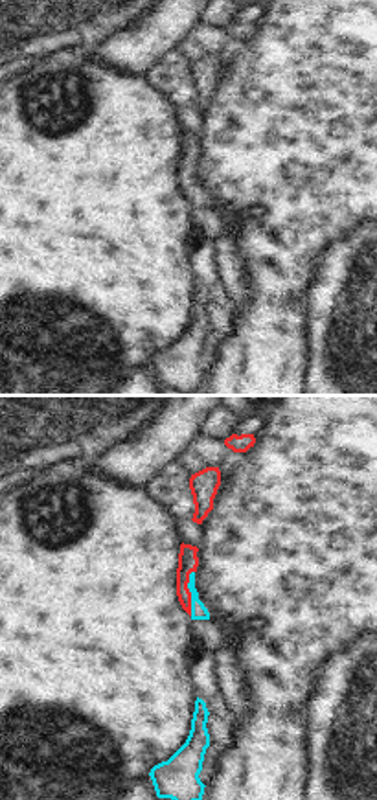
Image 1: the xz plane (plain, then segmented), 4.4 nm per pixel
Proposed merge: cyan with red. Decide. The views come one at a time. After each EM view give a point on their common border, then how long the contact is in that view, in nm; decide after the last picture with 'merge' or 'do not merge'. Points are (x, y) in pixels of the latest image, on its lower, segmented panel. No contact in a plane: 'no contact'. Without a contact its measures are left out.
meets cyan at (190, 591); contact 200 nm long

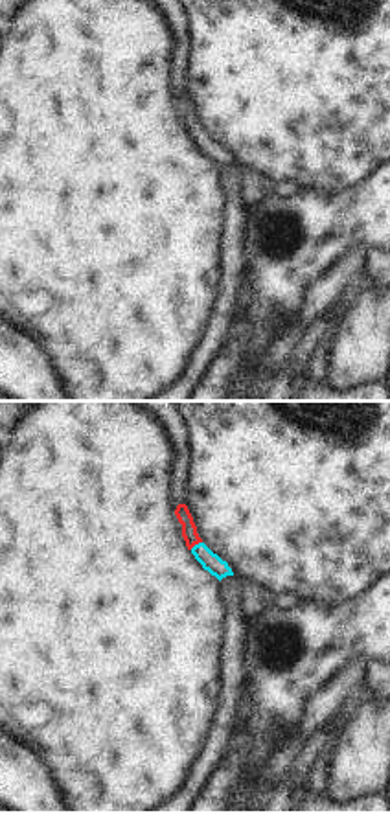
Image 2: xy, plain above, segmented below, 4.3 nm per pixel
meets cyan at (195, 545); contact 70 nm long

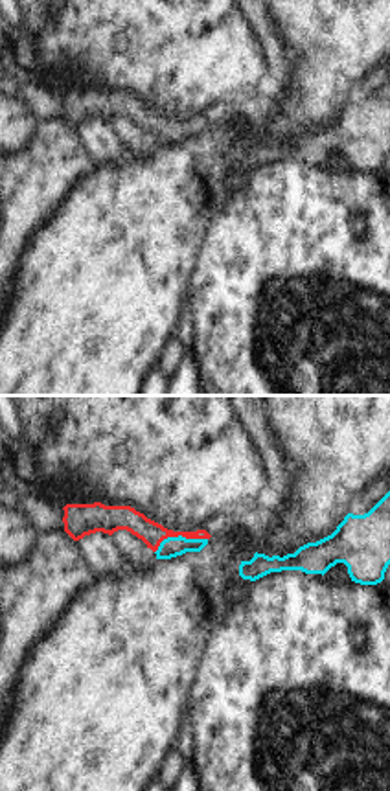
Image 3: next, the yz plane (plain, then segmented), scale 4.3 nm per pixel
meets cyan at (179, 536); contact 240 nm long

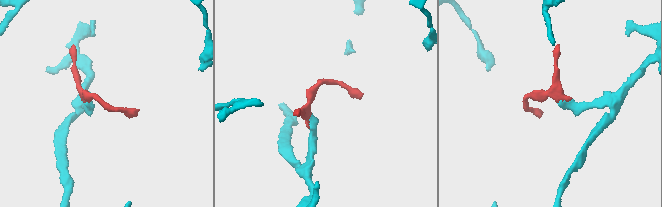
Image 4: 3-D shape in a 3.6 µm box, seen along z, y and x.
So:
merge

